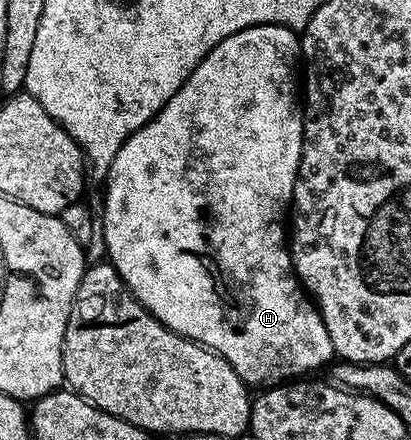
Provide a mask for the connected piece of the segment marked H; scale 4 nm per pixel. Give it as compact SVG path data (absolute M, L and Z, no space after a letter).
M259 24L258 26L250 26L246 30L238 30L238 34L230 34L230 38L218 42L218 46L214 46L214 50L210 50L210 54L206 54L206 58L202 58L202 62L192 71L190 78L186 78L186 82L178 90L178 94L174 94L174 98L170 98L170 102L166 102L166 106L162 106L160 113L150 122L146 122L146 126L142 126L137 132L130 134L130 138L126 138L122 150L118 150L118 154L114 154L114 162L109 166L106 177L108 189L104 192L104 244L108 247L107 259L116 267L116 273L123 278L128 286L128 291L135 296L136 301L155 320L162 322L171 332L177 332L188 340L195 340L196 343L203 344L205 348L210 348L218 353L225 362L232 366L232 369L248 386L253 386L252 384L272 386L277 382L288 382L293 378L300 378L305 374L315 373L312 372L315 368L322 367L328 359L333 359L334 356L330 334L326 334L326 326L320 317L320 309L310 299L309 293L304 285L301 284L299 276L296 275L296 269L292 267L292 254L289 251L290 244L286 239L286 217L290 212L292 191L294 190L296 175L300 172L300 155L304 145L304 121L302 119L302 108L298 103L298 61L300 59L300 41L297 33L293 29L283 28L281 24Z

